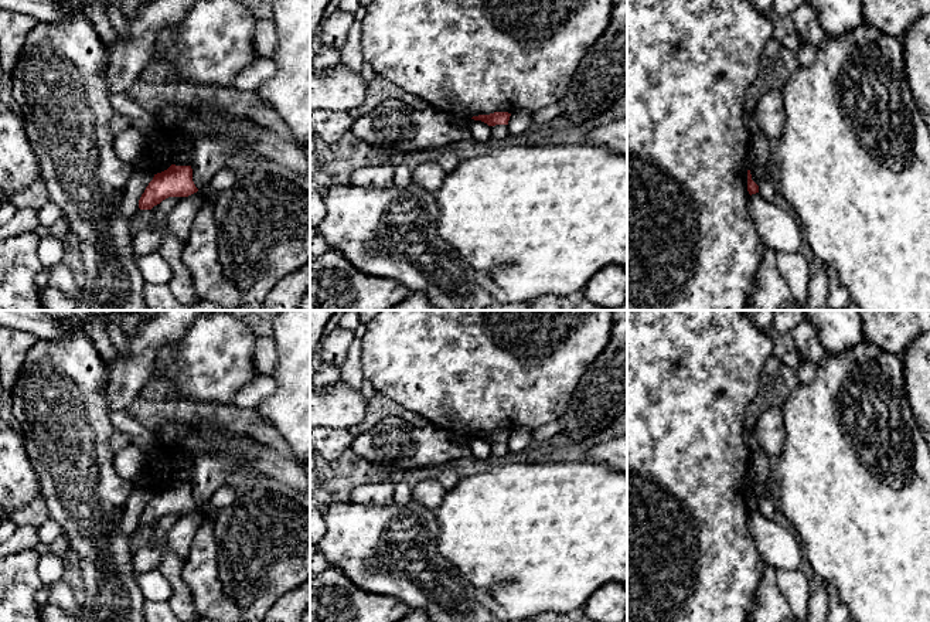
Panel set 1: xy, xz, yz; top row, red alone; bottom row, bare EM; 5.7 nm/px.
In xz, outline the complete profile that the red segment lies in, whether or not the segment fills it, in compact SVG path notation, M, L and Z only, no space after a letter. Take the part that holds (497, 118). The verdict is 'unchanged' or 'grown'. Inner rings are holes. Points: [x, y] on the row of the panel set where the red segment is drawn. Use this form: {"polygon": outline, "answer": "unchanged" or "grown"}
{"polygon": "M494 112L490 115L473 116L471 119L481 120L487 123L488 126L495 126L495 125L508 125L510 116L511 113L508 112Z", "answer": "unchanged"}

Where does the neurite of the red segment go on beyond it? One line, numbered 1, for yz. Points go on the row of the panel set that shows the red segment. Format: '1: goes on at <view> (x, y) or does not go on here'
1: does not go on here

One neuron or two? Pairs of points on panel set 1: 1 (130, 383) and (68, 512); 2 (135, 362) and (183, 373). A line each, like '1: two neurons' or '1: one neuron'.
1: two neurons
2: two neurons

